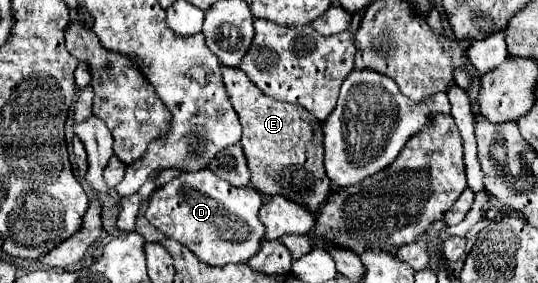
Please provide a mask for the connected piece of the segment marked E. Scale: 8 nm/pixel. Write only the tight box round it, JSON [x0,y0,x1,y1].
[221,66,333,212]

